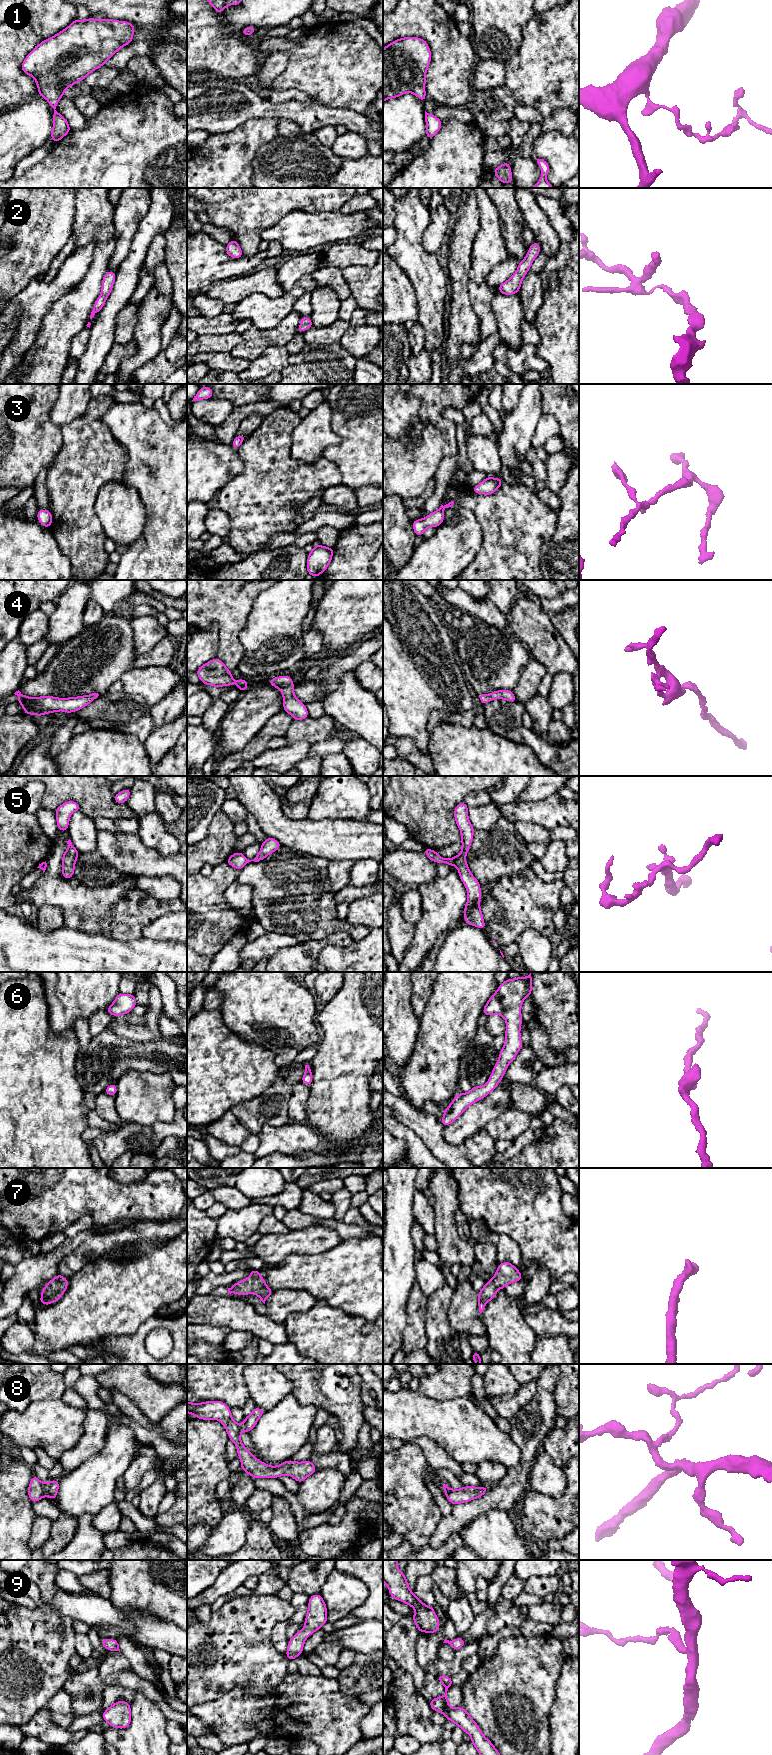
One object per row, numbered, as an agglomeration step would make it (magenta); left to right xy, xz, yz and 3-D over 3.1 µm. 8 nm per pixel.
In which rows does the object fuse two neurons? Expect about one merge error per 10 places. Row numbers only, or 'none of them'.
8

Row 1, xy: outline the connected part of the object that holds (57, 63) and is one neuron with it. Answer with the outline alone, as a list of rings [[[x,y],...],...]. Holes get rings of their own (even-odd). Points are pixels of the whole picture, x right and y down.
[[[91,17],[87,20],[75,19],[64,30],[38,44],[26,56],[21,65],[22,71],[35,79],[38,95],[45,98],[54,111],[50,137],[54,143],[71,131],[66,118],[56,111],[56,105],[65,95],[65,89],[72,87],[76,82],[83,82],[87,75],[104,66],[117,51],[130,44],[134,30],[135,25],[126,21],[97,20]]]

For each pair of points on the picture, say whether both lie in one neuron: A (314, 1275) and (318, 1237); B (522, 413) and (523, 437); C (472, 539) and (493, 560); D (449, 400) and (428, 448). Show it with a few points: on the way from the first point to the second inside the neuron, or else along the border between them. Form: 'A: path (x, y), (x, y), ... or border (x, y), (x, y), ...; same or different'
A: border (337, 1243), (318, 1253), (292, 1254); different
B: path (522, 419), (522, 431); same
C: border (481, 525), (482, 546), (467, 567); different
D: path (437, 410), (437, 436); same

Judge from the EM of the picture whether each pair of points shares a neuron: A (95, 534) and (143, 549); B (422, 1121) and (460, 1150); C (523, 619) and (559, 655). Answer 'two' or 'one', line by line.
A: two
B: one
C: one

